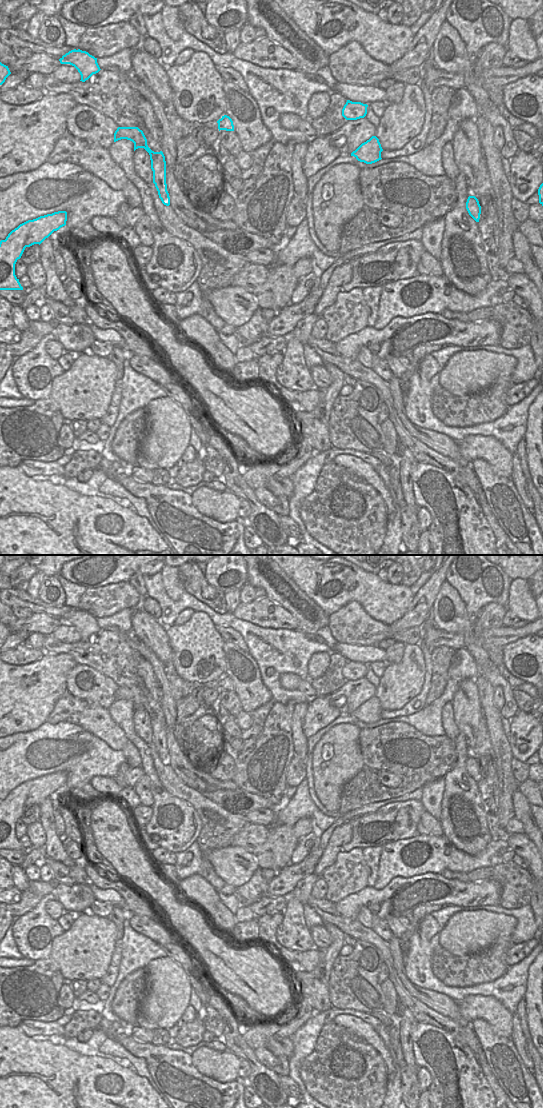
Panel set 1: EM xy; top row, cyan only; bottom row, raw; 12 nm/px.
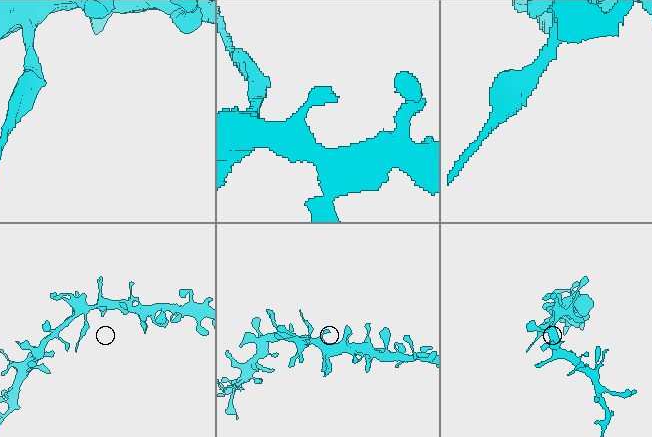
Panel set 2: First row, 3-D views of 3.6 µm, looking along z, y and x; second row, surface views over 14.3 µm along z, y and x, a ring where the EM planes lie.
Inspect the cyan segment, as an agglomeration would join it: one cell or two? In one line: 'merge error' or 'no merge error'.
merge error

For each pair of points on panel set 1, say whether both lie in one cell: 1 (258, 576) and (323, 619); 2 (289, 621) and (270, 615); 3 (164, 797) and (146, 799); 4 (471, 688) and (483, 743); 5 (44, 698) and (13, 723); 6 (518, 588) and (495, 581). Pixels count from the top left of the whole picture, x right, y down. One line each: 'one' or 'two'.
1: one
2: one
3: two
4: two
5: one
6: two

